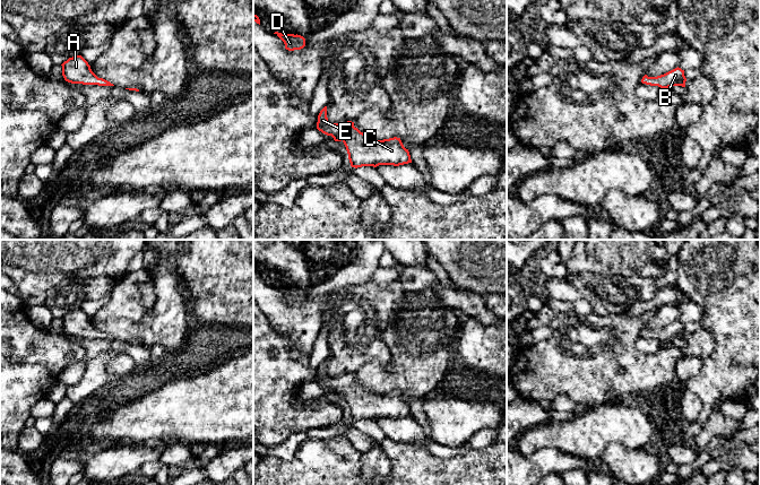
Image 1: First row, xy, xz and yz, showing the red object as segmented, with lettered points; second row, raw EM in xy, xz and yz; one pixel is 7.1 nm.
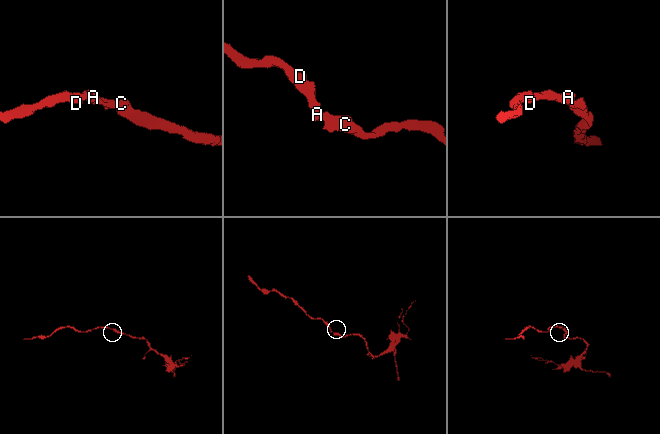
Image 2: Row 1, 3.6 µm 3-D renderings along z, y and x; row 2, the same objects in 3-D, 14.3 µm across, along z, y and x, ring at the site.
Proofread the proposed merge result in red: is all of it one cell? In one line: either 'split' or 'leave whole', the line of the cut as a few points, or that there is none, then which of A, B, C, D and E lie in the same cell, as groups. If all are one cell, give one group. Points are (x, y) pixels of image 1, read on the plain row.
leave whole | no cut | A B C D E

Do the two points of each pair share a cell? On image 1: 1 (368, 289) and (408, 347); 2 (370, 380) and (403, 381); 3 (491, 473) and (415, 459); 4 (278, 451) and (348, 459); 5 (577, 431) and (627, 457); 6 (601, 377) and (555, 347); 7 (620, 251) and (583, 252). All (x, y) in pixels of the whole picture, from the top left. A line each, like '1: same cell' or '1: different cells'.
1: different cells
2: same cell
3: same cell
4: different cells
5: different cells
6: same cell
7: same cell

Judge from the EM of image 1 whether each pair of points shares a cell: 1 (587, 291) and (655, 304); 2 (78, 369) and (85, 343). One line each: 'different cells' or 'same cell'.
1: different cells
2: same cell

